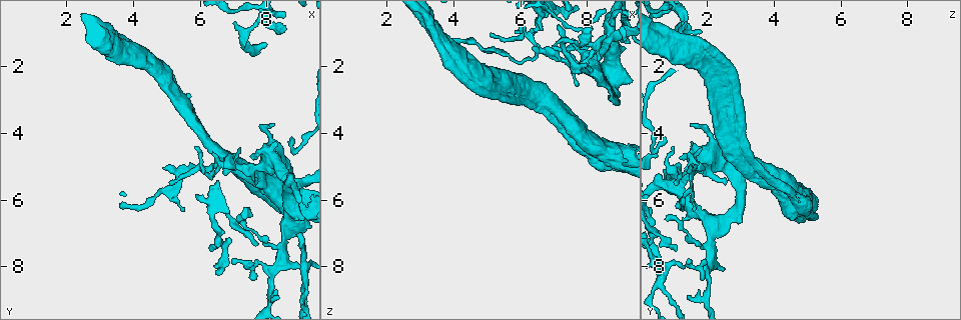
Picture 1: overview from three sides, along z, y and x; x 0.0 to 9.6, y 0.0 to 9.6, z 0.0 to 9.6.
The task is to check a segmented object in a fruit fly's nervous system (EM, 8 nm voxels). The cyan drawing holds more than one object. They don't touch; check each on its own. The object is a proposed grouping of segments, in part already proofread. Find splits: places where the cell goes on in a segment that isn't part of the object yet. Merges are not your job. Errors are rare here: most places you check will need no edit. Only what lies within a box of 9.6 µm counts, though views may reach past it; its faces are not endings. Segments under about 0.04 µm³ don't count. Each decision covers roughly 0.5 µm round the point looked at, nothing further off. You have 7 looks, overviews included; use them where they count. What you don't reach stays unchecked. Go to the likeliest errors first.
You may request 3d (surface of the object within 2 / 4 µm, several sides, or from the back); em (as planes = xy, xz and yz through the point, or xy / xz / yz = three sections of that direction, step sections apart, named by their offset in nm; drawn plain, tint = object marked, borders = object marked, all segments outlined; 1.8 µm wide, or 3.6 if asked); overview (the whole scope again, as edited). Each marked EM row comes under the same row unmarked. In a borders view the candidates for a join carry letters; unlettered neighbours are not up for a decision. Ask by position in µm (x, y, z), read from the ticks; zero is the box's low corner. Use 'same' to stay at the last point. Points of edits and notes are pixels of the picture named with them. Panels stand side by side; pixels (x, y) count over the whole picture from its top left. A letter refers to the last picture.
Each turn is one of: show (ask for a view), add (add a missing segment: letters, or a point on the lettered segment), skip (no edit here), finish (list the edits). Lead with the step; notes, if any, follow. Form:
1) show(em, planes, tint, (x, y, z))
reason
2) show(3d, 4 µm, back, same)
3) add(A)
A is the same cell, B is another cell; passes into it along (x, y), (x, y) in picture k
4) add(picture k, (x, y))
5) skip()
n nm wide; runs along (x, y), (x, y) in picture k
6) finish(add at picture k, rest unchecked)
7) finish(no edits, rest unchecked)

show(3d, 2 µm, (8.00, 1.40, 2.00))
thin end

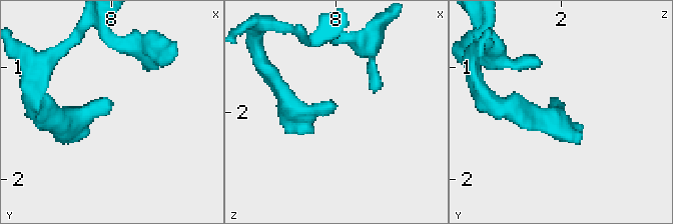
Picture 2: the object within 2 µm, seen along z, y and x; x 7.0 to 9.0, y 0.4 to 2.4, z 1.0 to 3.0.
show(em, xy, step 4, tint, (8.00, 1.30, 2.00))

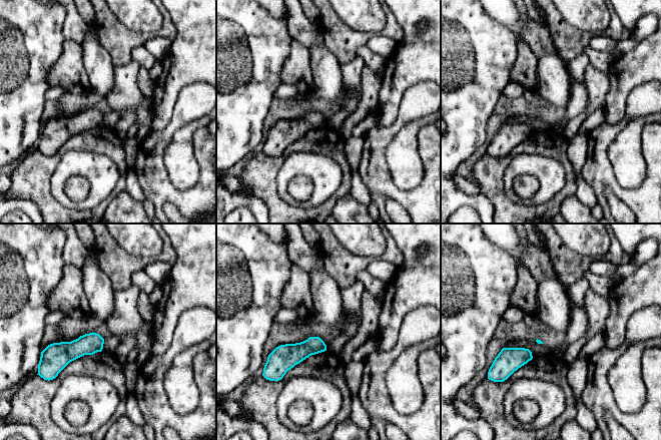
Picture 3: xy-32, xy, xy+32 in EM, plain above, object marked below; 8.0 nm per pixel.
show(em, planes, borders, same)

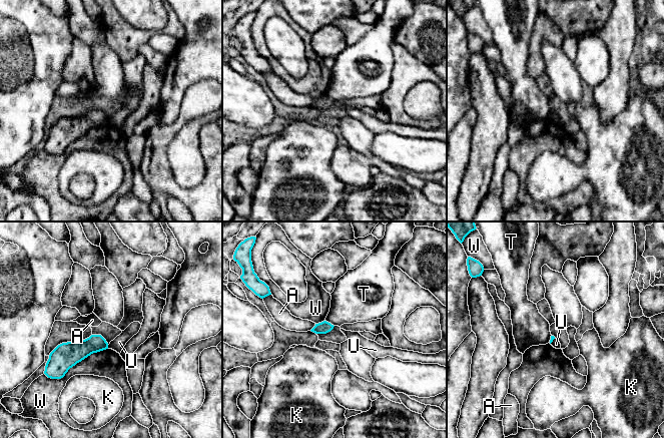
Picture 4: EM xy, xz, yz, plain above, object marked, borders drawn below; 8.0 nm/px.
skip()
W touches over 480 nm; A, K, T, U and W are other cells; border along (107, 345), (108, 348) in picture 4; no lettered segment goes on from it

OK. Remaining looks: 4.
show(em, planes, tint, (8.70, 5.55, 1.15))
four arms meet

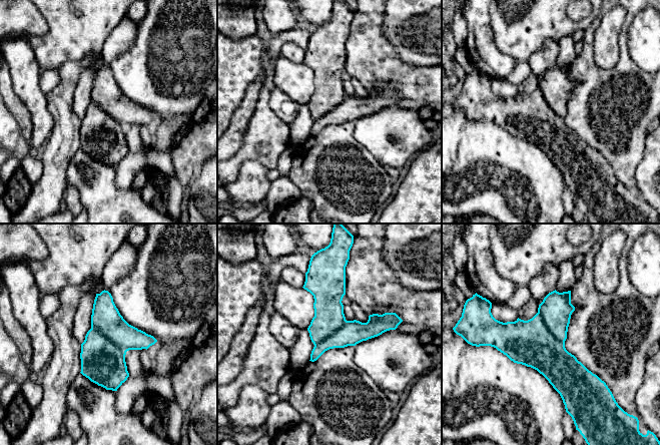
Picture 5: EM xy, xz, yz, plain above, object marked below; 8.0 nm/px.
show(em, planes, borders, same)

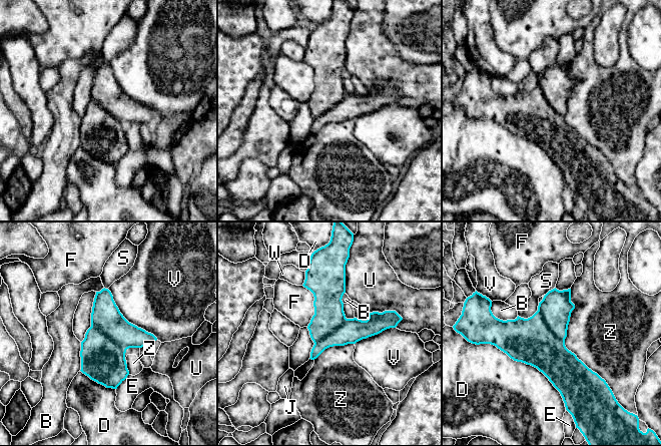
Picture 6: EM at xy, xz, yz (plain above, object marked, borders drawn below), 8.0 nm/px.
skip()
B, D, E, F, J, S, U, V, W and Z are other cells; border along (570, 289), (565, 346), (605, 381) in picture 6; no lettered segment goes on from it

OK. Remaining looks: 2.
finish(no edits, rest unchecked)

